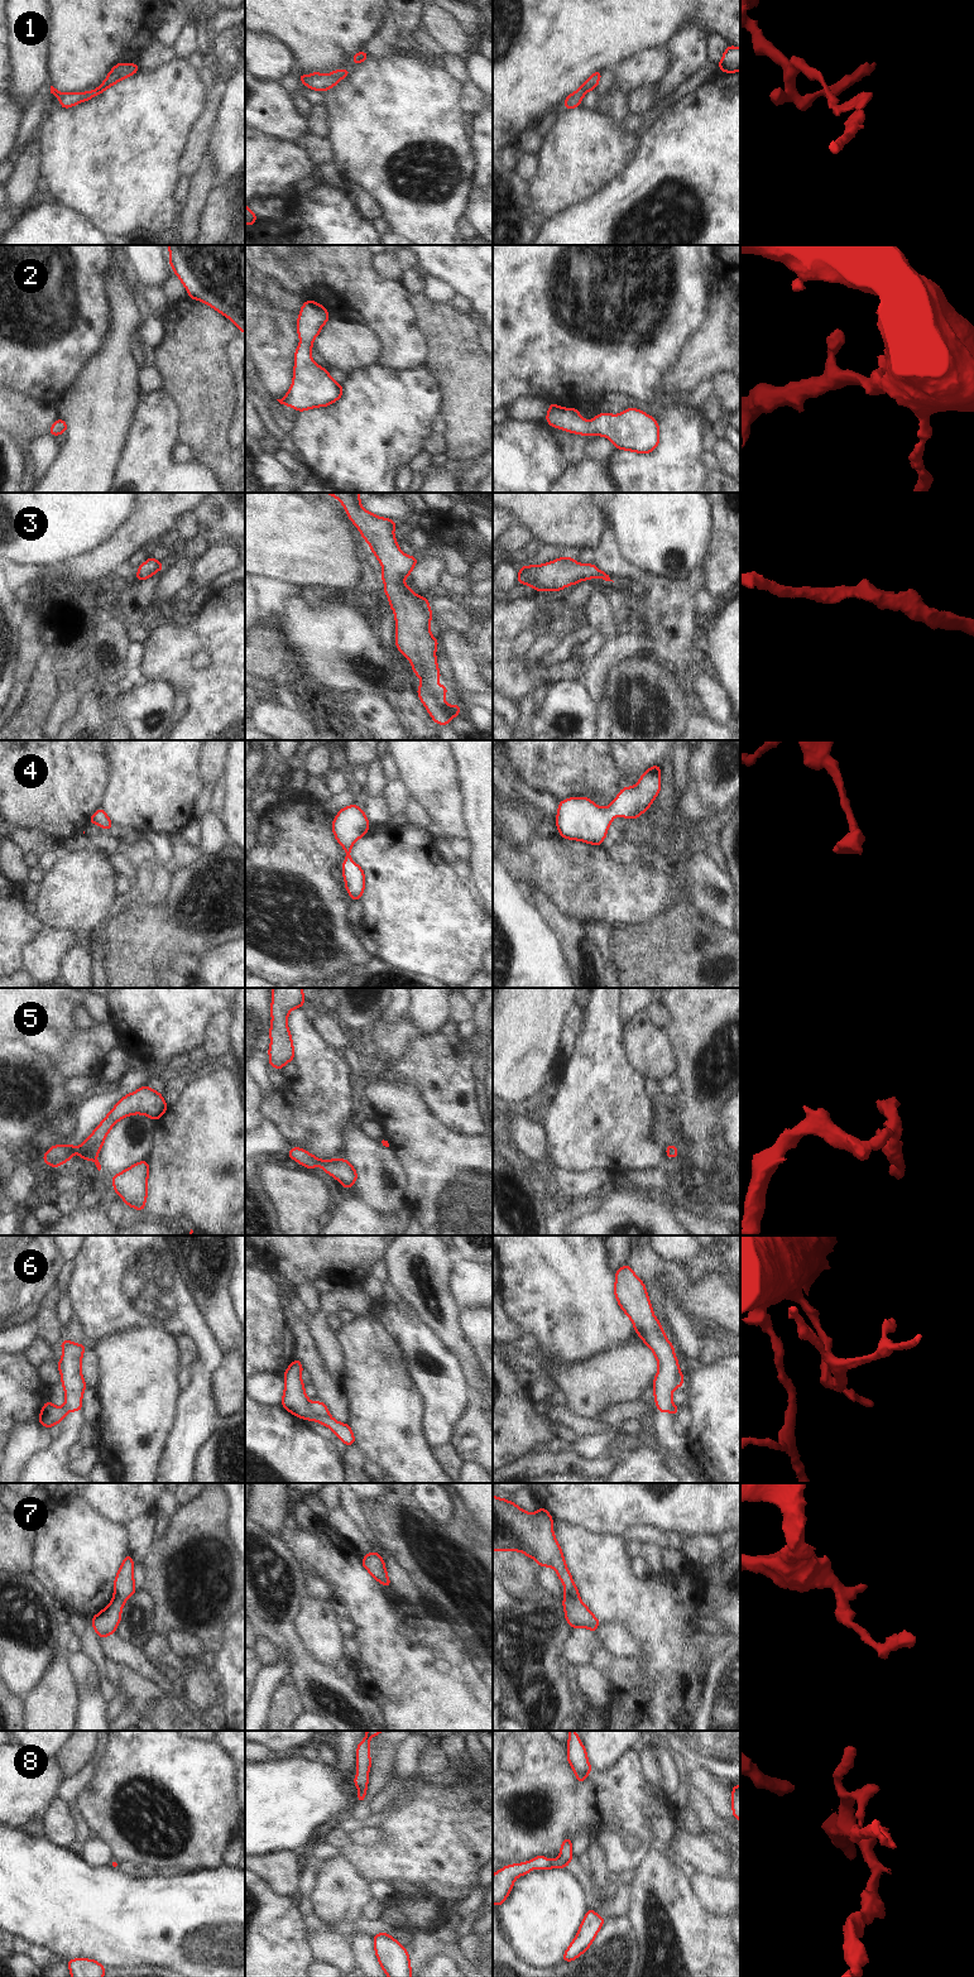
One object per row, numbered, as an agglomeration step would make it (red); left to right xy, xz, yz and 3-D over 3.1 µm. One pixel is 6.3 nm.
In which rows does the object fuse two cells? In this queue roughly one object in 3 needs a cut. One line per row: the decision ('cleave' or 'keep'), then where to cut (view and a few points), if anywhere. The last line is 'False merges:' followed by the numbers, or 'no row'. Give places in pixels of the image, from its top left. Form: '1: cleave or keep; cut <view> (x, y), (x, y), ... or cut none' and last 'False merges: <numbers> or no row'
1: keep; cut none
2: keep; cut none
3: keep; cut none
4: keep; cut none
5: keep; cut none
6: cleave; cut xz (312, 1404), (320, 1415), (329, 1415)
7: keep; cut none
8: keep; cut none
False merges: 6

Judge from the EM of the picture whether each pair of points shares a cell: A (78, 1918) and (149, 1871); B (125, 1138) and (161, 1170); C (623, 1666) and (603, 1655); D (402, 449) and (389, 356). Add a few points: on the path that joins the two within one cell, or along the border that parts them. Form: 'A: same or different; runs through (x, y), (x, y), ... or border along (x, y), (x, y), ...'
A: different; border along (158, 1875), (139, 1877)
B: different; border along (153, 1128), (153, 1147), (145, 1159)
C: same; runs through (618, 1666), (614, 1666), (608, 1660)
D: different; border along (378, 363), (396, 369), (420, 368)

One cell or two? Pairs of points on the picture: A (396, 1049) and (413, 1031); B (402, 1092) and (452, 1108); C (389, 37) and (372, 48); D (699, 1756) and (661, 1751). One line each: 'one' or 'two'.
A: one
B: two
C: one
D: two

